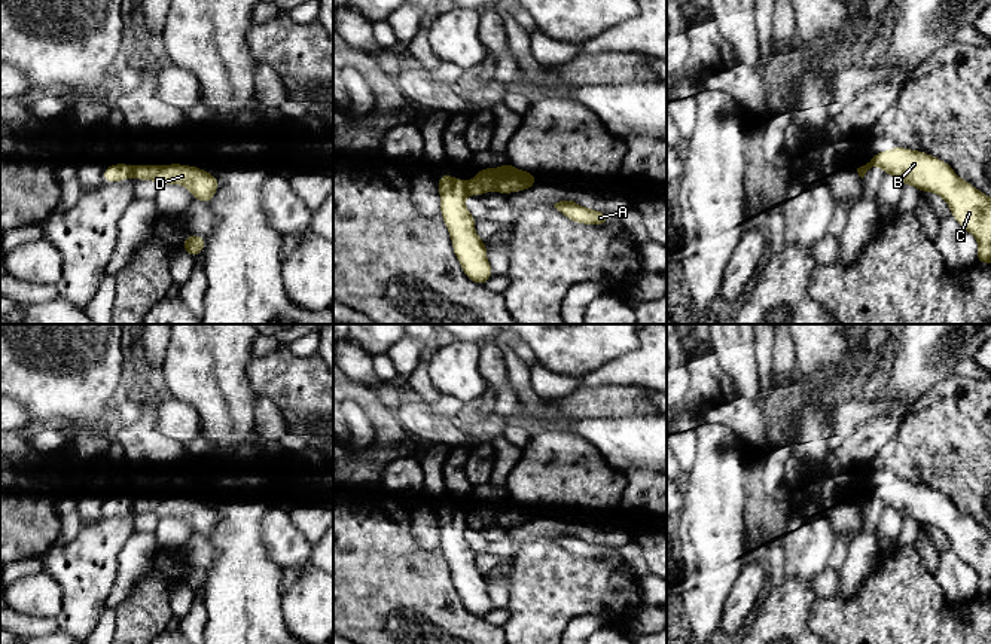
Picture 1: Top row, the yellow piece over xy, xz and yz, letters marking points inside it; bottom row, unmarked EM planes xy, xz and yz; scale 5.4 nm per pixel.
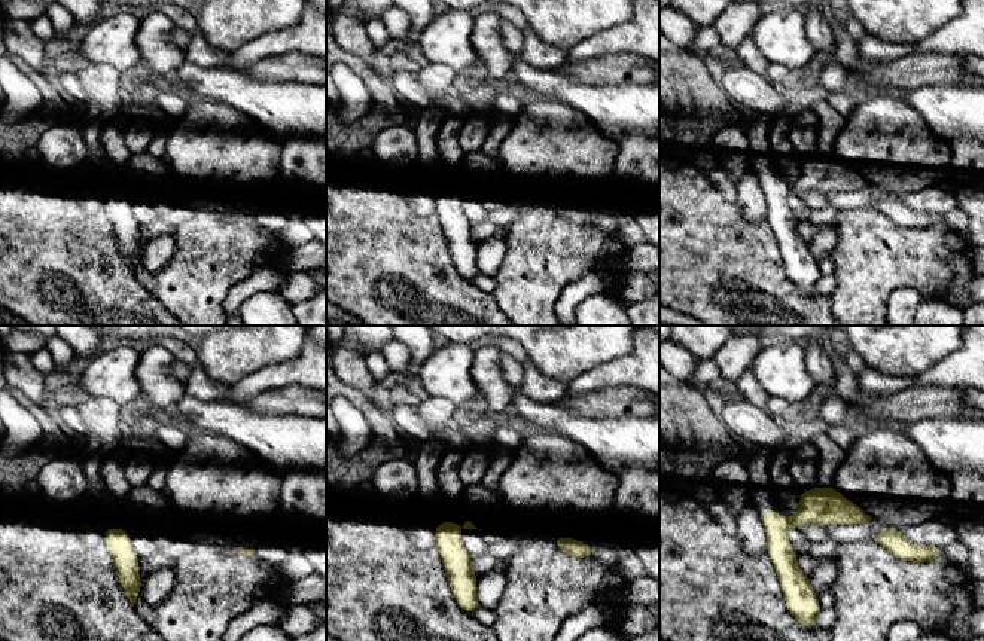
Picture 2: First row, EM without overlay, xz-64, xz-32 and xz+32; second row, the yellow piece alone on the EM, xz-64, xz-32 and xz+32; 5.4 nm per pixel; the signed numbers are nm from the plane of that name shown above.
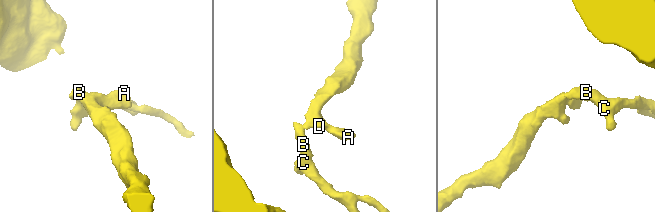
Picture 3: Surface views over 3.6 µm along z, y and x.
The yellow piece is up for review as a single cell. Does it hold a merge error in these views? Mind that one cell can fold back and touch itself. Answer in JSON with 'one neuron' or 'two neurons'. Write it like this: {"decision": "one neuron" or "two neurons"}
{"decision": "two neurons"}

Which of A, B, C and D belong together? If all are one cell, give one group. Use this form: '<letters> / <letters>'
A D / B C

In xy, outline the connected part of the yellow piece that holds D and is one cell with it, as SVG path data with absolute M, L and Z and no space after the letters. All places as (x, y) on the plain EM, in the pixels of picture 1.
M170 497L170 498L146 498L132 500L135 513L155 513L159 519L176 516L187 521L193 532L210 537L217 521L220 519L216 509L192 498Z

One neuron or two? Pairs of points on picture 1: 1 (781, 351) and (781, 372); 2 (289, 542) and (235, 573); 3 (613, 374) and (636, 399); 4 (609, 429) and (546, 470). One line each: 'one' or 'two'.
1: one
2: two
3: two
4: two

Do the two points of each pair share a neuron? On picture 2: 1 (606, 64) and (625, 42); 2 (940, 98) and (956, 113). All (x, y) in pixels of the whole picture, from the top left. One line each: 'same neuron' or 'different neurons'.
1: different neurons
2: same neuron

